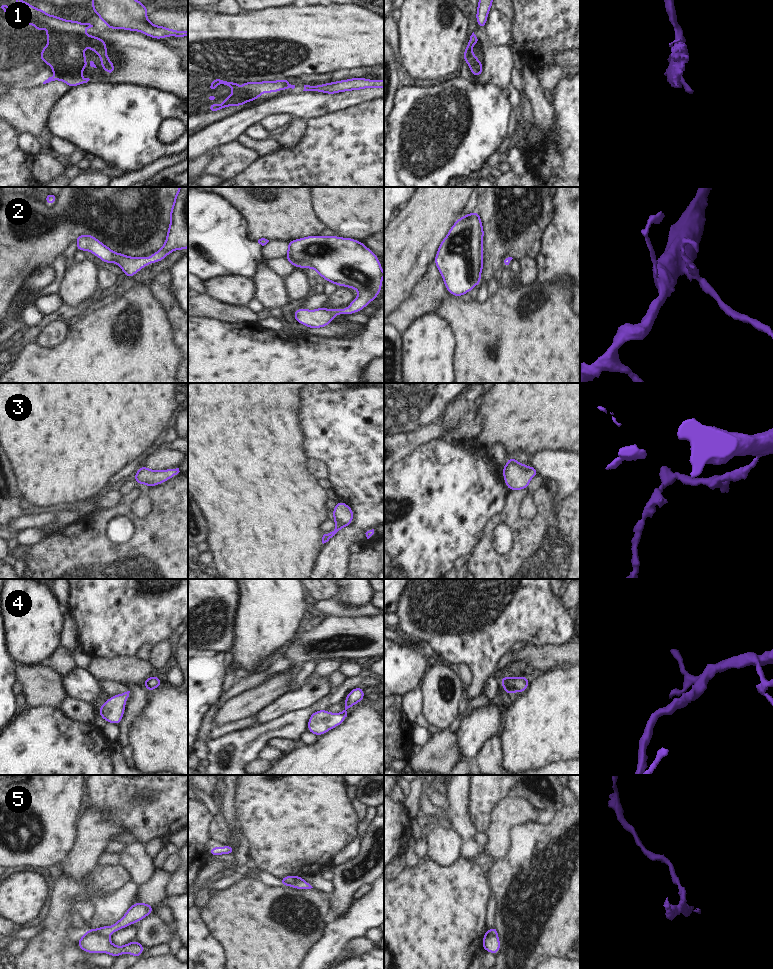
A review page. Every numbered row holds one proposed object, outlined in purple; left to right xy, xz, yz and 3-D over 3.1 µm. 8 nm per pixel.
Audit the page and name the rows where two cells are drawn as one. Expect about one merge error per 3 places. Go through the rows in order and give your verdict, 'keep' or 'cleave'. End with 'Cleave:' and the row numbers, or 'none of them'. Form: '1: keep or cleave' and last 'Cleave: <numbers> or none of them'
1: cleave
2: keep
3: keep
4: keep
5: cleave
Cleave: 1, 5

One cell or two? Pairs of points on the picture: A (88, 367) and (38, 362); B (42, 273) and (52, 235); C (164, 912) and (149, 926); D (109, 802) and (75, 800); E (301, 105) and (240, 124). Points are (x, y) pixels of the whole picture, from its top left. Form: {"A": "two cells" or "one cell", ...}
{"A": "one cell", "B": "two cells", "C": "two cells", "D": "two cells", "E": "one cell"}

